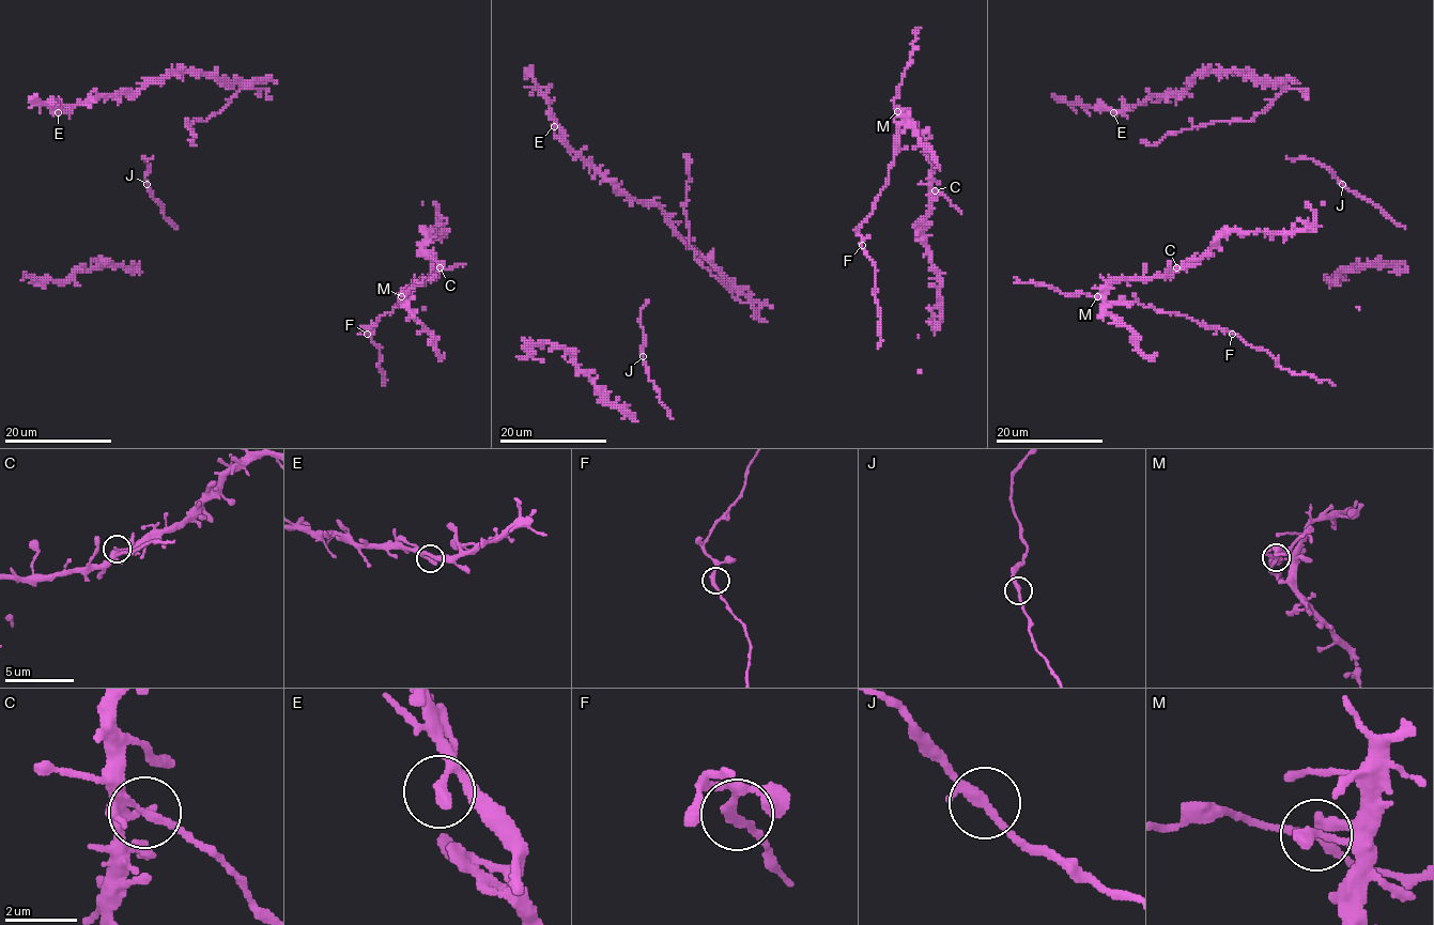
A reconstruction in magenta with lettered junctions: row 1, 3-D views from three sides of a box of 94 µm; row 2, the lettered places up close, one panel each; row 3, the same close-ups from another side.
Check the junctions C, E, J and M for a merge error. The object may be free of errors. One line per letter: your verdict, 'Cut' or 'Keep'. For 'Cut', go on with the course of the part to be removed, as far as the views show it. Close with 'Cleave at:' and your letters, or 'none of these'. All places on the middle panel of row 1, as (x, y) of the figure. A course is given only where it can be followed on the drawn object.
C: Keep
E: Keep
J: Keep
M: Cut. Course of the part to remove: (897, 110), (896, 152), (887, 185), (858, 234), (876, 270), (873, 292), (880, 311), (881, 342), (877, 348)
Cleave at: M

